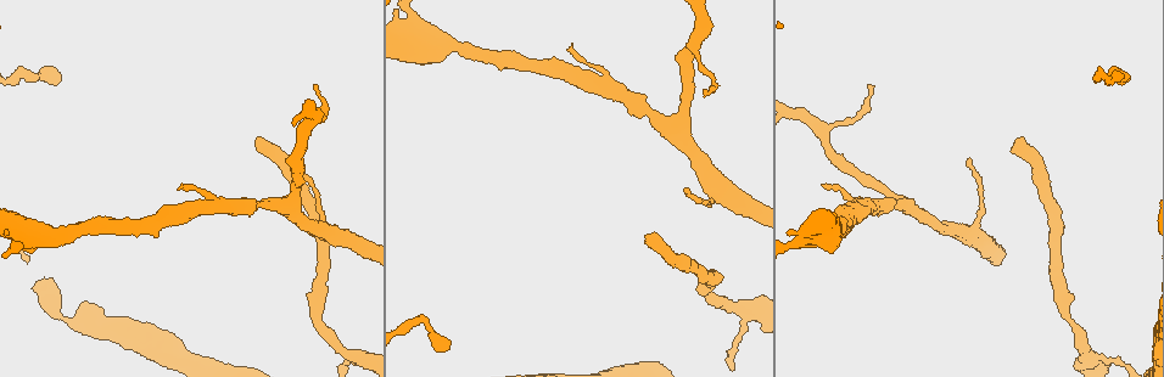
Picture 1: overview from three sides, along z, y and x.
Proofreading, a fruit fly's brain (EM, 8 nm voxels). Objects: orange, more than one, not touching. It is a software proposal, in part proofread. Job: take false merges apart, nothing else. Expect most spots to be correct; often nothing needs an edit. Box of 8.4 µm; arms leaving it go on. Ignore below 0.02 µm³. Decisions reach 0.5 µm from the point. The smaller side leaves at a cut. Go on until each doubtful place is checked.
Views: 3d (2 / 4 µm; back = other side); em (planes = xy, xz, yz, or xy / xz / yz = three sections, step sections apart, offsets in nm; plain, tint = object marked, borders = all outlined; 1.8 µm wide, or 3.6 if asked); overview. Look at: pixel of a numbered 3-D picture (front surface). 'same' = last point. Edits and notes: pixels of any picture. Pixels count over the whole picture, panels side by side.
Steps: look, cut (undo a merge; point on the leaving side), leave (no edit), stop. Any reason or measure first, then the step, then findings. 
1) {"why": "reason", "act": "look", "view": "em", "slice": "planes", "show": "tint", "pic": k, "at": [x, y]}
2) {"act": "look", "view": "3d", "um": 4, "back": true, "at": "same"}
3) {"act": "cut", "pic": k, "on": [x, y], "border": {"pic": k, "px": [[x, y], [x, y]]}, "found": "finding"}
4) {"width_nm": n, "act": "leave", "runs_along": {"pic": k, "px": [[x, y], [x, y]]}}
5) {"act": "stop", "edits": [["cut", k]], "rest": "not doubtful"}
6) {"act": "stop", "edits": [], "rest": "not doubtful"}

{"why": "arms part here", "act": "look", "view": "em", "slice": "planes", "show": "tint", "pic": 1, "at": [902, 203]}

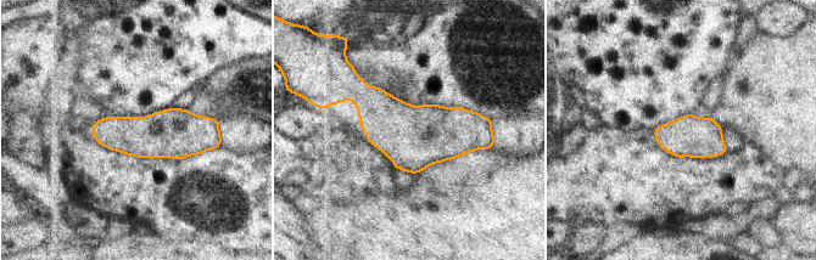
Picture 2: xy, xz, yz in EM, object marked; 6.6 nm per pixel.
{"act": "leave", "found": "all the same neuron"}

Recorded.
{"why": "sudden change in width", "act": "look", "view": "em", "slice": "planes", "show": "tint", "pic": 1, "at": [1088, 356]}

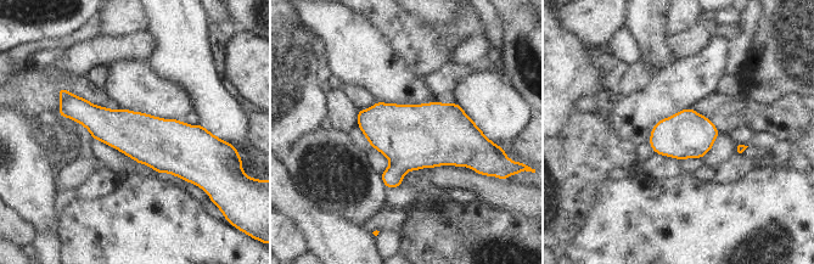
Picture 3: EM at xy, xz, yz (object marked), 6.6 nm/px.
{"width_nm": 320, "act": "leave", "runs_along": {"pic": 3, "px": [[63, 113], [144, 138], [207, 138]]}, "found": "continuous, no second neuron"}

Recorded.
{"why": "abrupt turn", "act": "look", "view": "em", "slice": "xy", "step": 8, "show": "tint", "pic": 1, "at": [33, 79]}

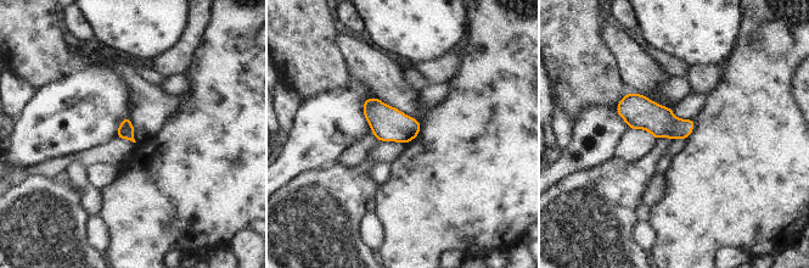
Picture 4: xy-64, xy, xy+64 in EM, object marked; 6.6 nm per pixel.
{"why": "another direction", "act": "look", "view": "em", "slice": "planes", "show": "tint", "at": "same"}

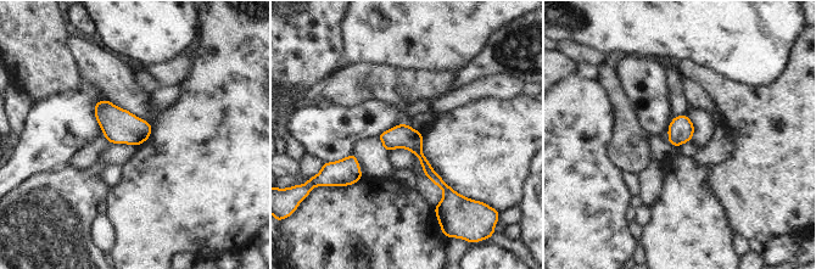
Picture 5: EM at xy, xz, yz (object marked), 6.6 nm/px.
{"act": "leave", "found": "continuous, no second neuron"}

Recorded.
{"act": "stop", "edits": [], "rest": "not doubtful"}

